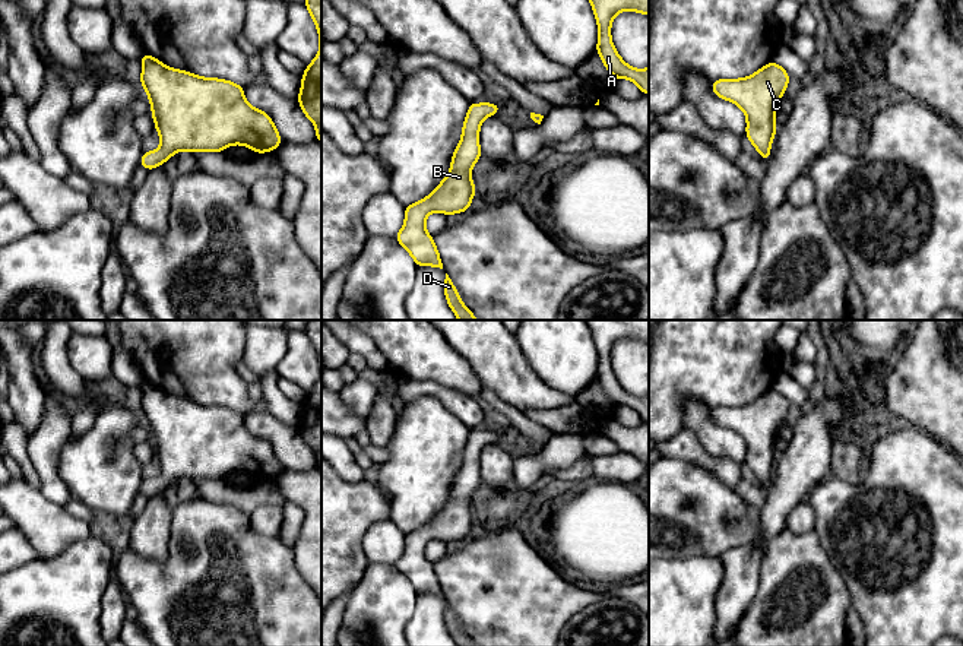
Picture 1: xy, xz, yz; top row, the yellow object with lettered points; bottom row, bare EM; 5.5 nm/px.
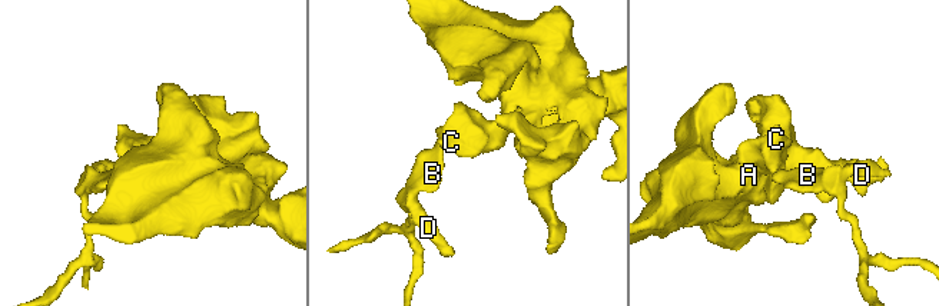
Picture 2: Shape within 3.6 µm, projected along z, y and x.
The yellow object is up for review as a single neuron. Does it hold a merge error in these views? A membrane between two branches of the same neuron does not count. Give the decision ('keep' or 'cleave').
keep

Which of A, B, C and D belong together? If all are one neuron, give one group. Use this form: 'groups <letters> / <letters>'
groups A B C D

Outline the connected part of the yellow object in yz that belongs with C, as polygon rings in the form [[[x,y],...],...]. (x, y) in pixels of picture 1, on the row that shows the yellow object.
[[[774,61],[767,63],[754,75],[742,79],[712,80],[716,96],[736,104],[747,117],[745,136],[758,155],[770,159],[770,145],[777,132],[774,113],[791,76]]]

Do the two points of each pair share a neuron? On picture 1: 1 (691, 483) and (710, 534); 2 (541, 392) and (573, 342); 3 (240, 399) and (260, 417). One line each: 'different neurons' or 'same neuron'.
1: same neuron
2: different neurons
3: different neurons

